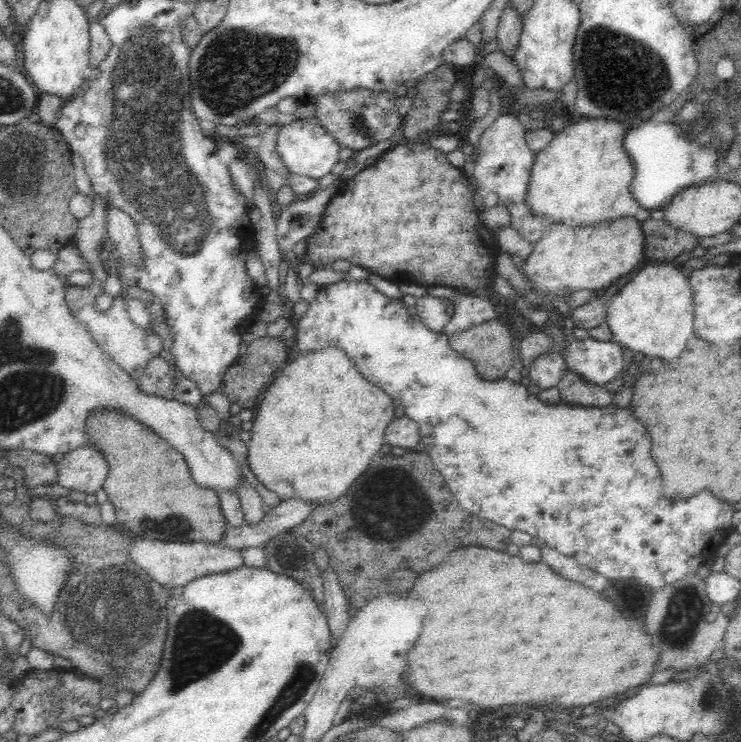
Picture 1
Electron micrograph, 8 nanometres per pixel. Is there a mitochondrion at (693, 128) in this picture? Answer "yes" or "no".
yes

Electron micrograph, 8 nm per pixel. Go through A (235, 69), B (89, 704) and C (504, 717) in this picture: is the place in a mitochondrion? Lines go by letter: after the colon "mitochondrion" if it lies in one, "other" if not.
A: mitochondrion
B: other
C: other

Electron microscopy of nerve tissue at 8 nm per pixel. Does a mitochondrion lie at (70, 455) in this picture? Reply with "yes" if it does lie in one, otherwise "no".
no

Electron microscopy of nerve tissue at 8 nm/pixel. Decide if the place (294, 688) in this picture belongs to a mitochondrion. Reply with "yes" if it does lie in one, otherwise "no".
yes

